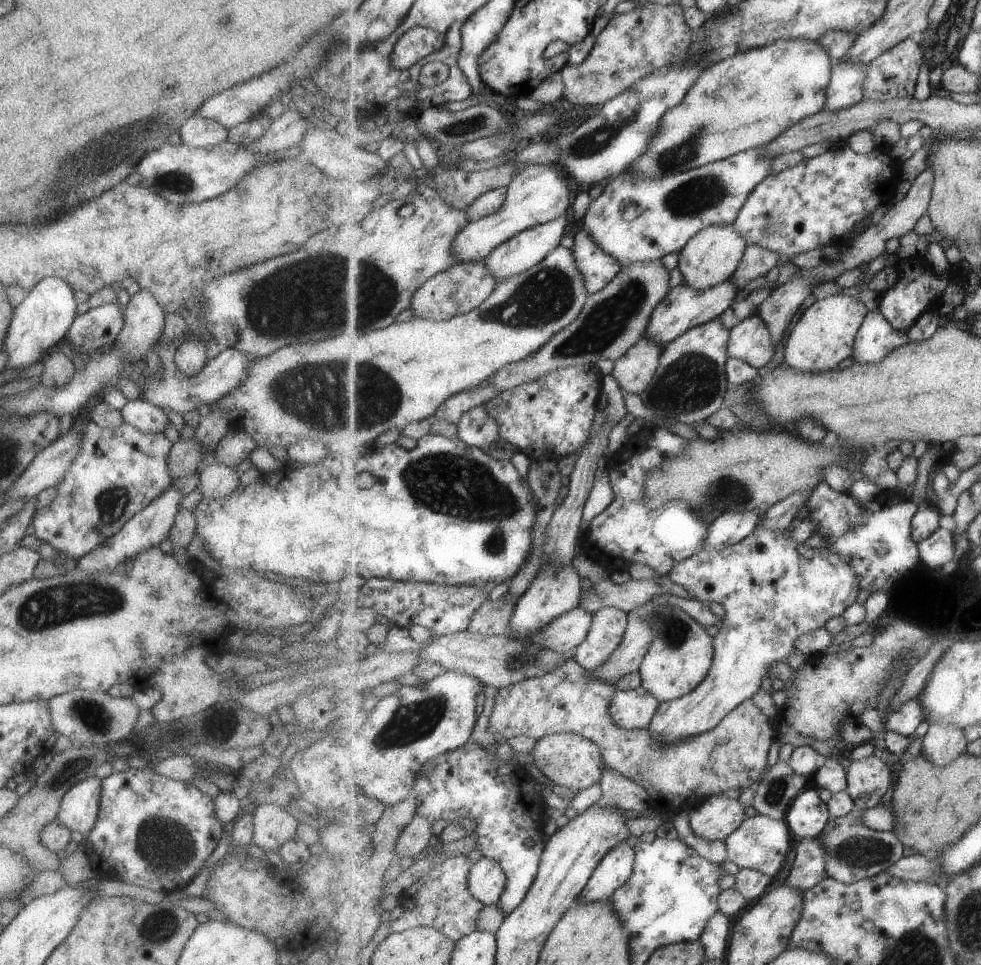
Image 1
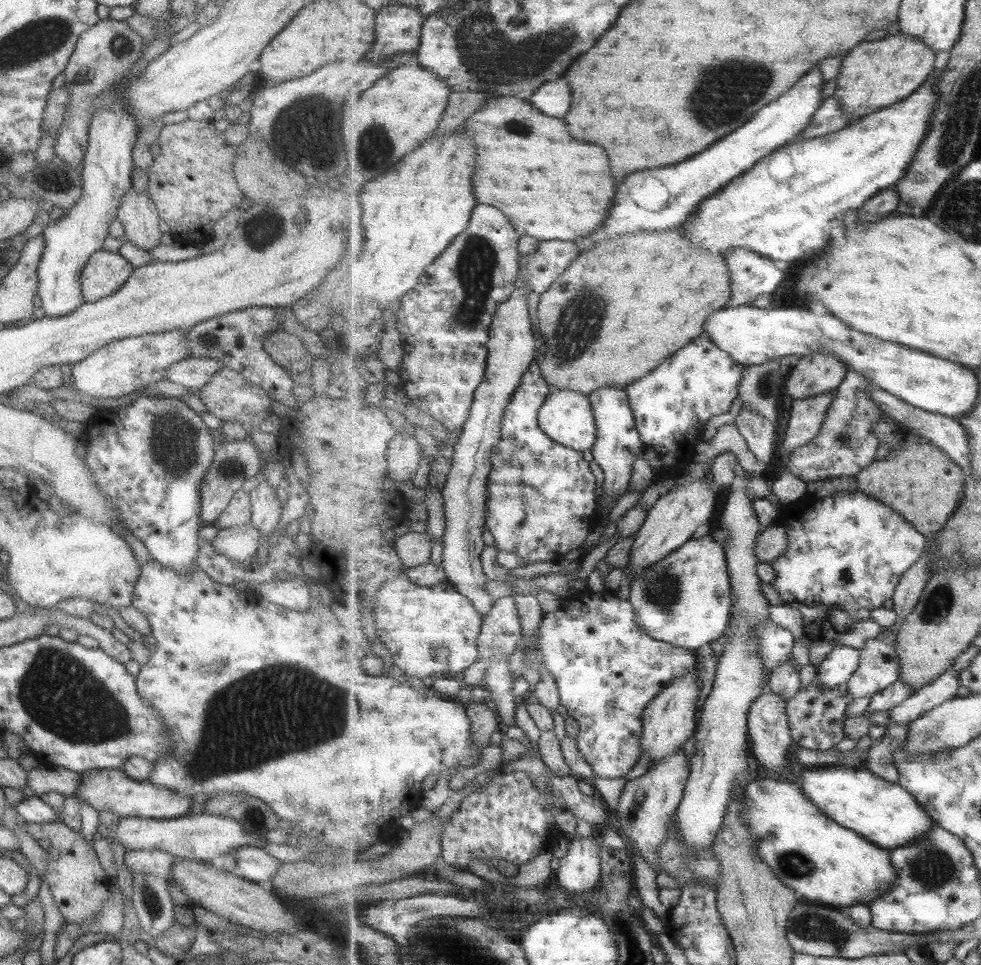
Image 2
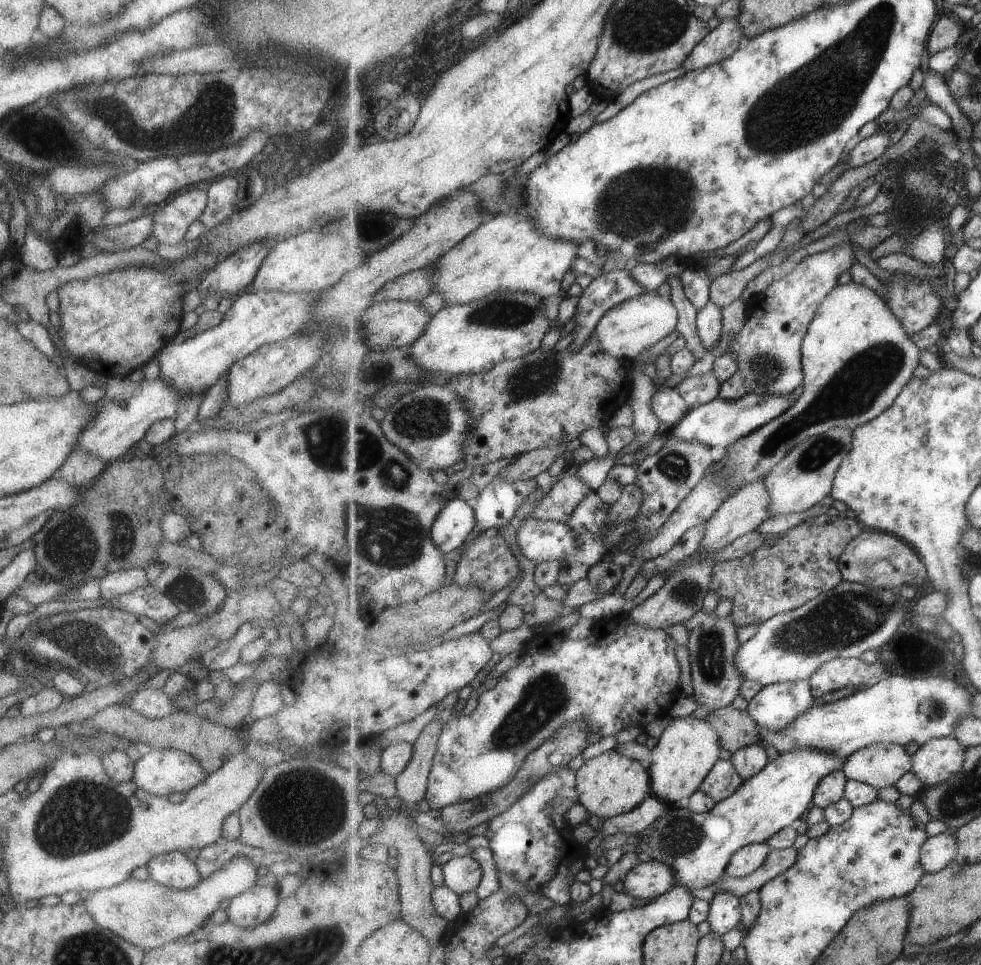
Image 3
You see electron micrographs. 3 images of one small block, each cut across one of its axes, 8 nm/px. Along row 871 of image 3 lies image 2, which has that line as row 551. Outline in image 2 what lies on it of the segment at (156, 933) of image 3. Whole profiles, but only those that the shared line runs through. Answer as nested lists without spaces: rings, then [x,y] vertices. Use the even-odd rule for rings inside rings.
[[[251,524],[218,529],[217,535],[210,540],[215,553],[227,555],[231,559],[245,562],[255,555],[259,546],[261,532]]]

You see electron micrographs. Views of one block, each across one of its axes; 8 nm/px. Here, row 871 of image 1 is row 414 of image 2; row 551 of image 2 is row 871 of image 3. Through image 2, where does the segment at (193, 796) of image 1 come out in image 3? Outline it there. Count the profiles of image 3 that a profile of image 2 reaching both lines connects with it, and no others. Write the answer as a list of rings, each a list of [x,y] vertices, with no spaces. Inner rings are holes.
[[[182,850],[158,854],[145,866],[149,878],[175,890],[193,888],[201,879],[195,863],[191,862]]]

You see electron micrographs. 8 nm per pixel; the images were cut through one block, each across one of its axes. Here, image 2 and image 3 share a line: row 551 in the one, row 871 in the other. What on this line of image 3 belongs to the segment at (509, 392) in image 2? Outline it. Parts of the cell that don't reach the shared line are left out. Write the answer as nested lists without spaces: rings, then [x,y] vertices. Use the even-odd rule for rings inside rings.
[[[473,856],[453,857],[444,865],[445,885],[461,896],[473,892],[483,880],[483,867]]]

